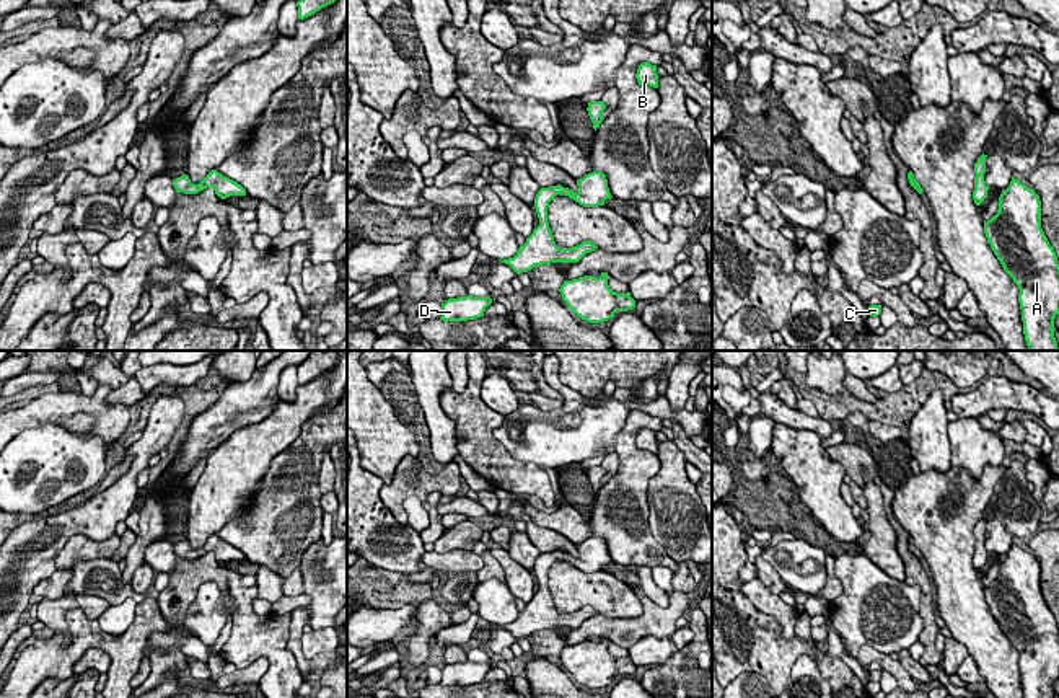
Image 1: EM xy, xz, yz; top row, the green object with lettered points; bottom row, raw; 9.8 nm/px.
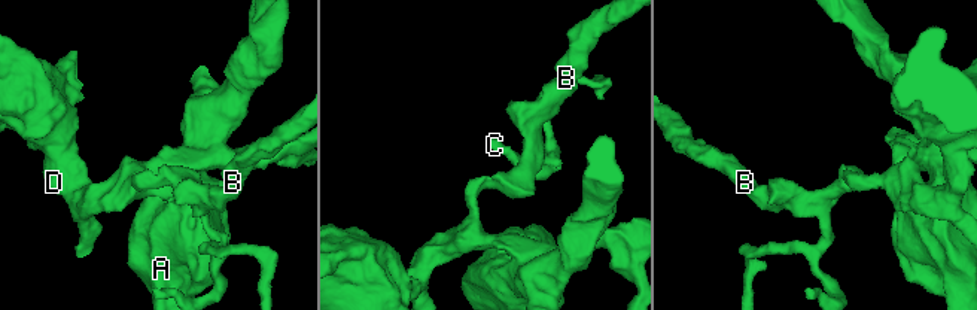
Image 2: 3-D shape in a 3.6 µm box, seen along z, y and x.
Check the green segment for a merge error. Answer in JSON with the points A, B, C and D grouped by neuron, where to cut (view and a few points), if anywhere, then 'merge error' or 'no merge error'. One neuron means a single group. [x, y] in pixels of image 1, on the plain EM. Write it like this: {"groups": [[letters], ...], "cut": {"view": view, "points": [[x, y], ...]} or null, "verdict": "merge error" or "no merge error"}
{"groups": [["A", "D"], ["B", "C"]], "cut": {"view": "xz", "points": [[564, 553], [566, 560]]}, "verdict": "merge error"}

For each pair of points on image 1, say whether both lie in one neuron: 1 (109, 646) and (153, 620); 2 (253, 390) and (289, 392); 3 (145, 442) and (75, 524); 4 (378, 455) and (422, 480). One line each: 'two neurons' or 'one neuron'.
1: one neuron
2: two neurons
3: one neuron
4: two neurons

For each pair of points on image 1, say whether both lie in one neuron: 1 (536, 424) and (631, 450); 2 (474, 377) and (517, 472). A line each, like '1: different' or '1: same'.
1: different
2: same

